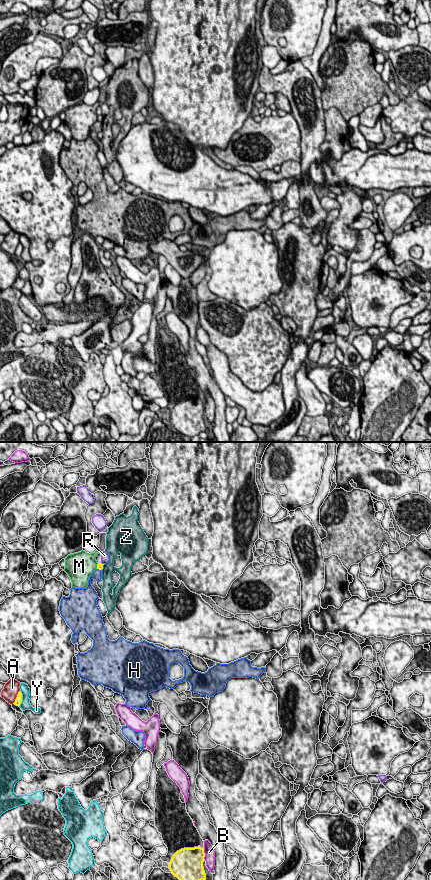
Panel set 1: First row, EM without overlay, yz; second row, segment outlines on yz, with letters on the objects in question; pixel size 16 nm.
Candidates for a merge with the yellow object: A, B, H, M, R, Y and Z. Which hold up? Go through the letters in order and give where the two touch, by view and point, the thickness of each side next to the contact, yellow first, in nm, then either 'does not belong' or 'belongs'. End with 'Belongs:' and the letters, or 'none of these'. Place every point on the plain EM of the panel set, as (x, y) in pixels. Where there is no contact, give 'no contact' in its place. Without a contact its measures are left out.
A: meets yellow in yz at (16, 249); 120 nm thick on the yellow side, 240 nm on the other; does not belong
B: meets yellow in yz at (204, 405); 380 nm thick on the yellow side, 160 nm on the other; does not belong
H: meets yellow in yz at (99, 121); 100 nm thick on the yellow side, 160 nm on the other; does not belong
M: meets yellow in yz at (97, 118); 100 nm thick on the yellow side, 400 nm on the other; does not belong
R: meets yellow in yz at (101, 115); 100 nm thick on the yellow side, 130 nm on the other; does not belong
Y: meets yellow in yz at (21, 250); 120 nm thick on the yellow side, 160 nm on the other; does not belong
Z: meets yellow in yz at (102, 119); 100 nm thick on the yellow side, 190 nm on the other; does not belong
Belongs: none of these

